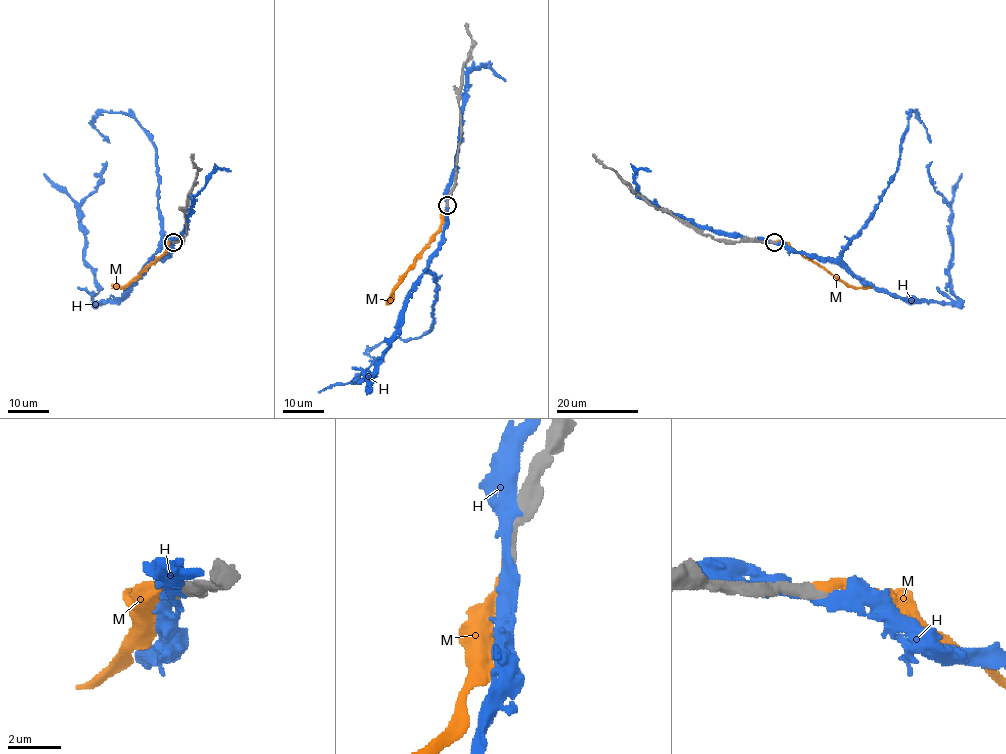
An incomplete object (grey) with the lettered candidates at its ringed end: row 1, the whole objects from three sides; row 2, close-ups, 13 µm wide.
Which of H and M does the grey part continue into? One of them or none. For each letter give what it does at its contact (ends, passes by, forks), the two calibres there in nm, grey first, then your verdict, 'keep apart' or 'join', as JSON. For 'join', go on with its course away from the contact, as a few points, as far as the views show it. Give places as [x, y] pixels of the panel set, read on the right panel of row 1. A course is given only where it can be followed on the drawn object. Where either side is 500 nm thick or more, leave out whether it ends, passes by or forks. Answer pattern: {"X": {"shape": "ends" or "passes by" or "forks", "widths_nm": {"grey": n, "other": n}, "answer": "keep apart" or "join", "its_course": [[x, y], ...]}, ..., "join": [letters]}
{"H": {"shape": "passes by", "widths_nm": {"grey": 380, "other": 360}, "answer": "keep apart"}, "M": {"shape": "ends", "widths_nm": {"grey": 400, "other": 340}, "answer": "join", "its_course": [[774, 242], [788, 243], [850, 286], [874, 286]]}, "join": ["M"]}

